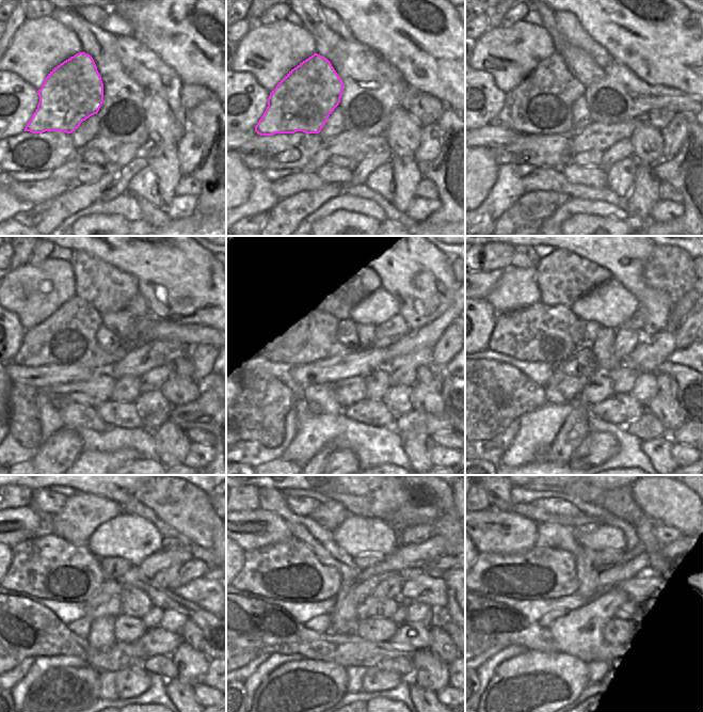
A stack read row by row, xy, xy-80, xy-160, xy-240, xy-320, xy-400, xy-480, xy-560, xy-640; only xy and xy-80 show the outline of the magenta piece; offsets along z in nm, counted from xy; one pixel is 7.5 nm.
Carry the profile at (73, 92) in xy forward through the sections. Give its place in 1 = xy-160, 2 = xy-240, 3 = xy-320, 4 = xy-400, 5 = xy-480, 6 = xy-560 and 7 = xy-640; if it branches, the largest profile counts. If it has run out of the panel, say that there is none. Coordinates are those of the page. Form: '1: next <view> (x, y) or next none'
1: next xy-160 (542, 105)
2: next xy-240 (66, 337)
3: next xy-320 (316, 341)
4: next xy-400 (636, 322)
5: next xy-480 (168, 543)
6: next xy-560 (412, 535)
7: next xy-640 (664, 534)

